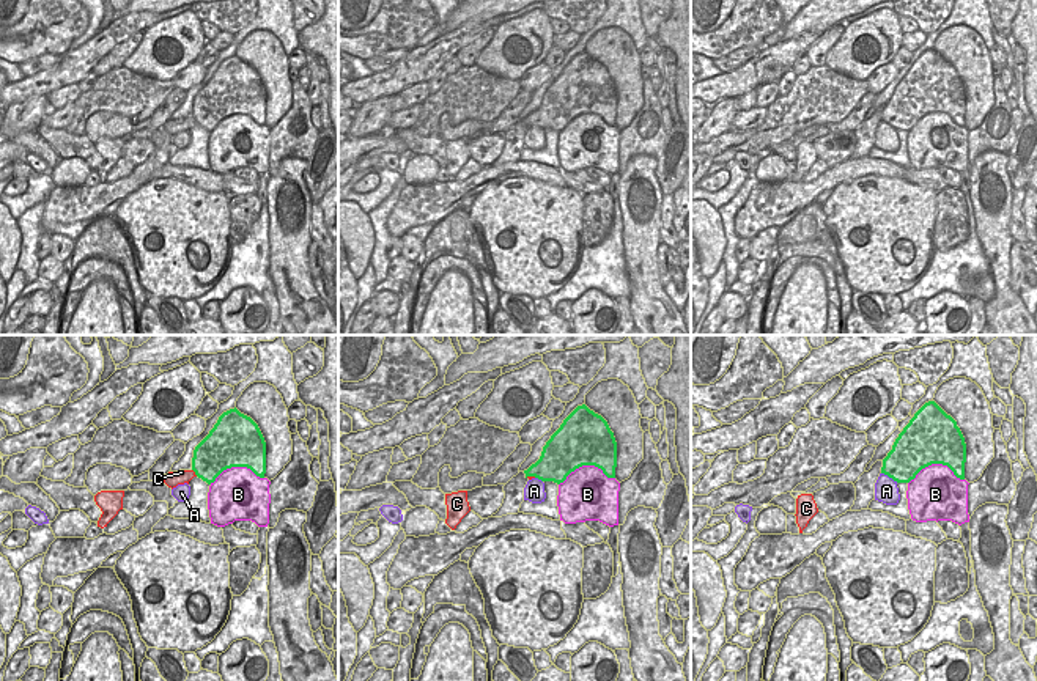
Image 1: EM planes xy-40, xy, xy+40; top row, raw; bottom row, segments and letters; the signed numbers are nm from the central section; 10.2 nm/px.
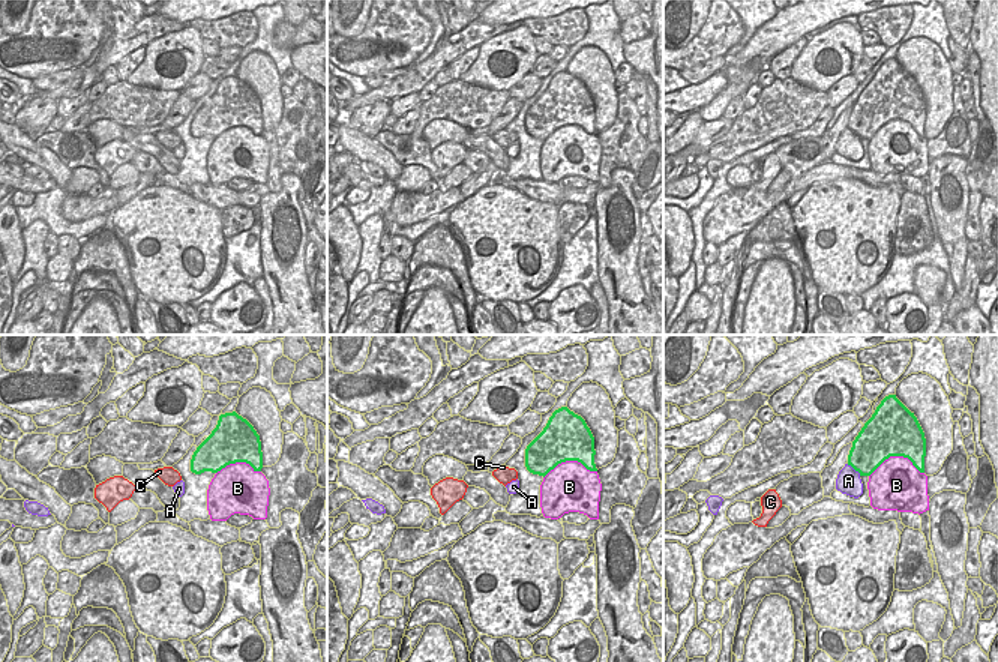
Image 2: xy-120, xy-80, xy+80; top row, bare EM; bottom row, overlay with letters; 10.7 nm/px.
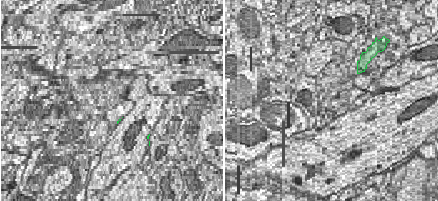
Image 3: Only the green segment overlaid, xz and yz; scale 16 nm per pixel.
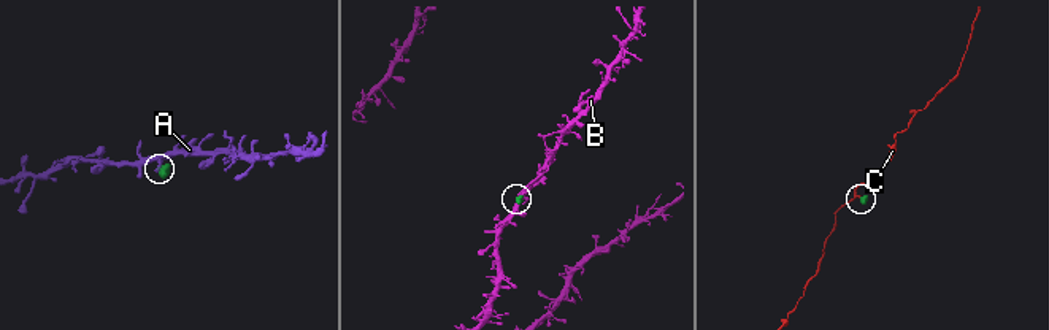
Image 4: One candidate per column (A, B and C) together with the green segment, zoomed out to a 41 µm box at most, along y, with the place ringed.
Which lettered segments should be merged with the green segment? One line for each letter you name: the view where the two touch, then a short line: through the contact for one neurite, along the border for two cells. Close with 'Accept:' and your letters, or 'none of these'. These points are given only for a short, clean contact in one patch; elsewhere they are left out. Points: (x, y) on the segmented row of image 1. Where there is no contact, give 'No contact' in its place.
Accept: none of these

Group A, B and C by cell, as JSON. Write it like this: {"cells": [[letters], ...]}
{"cells": [["A"], ["B"], ["C"]]}

